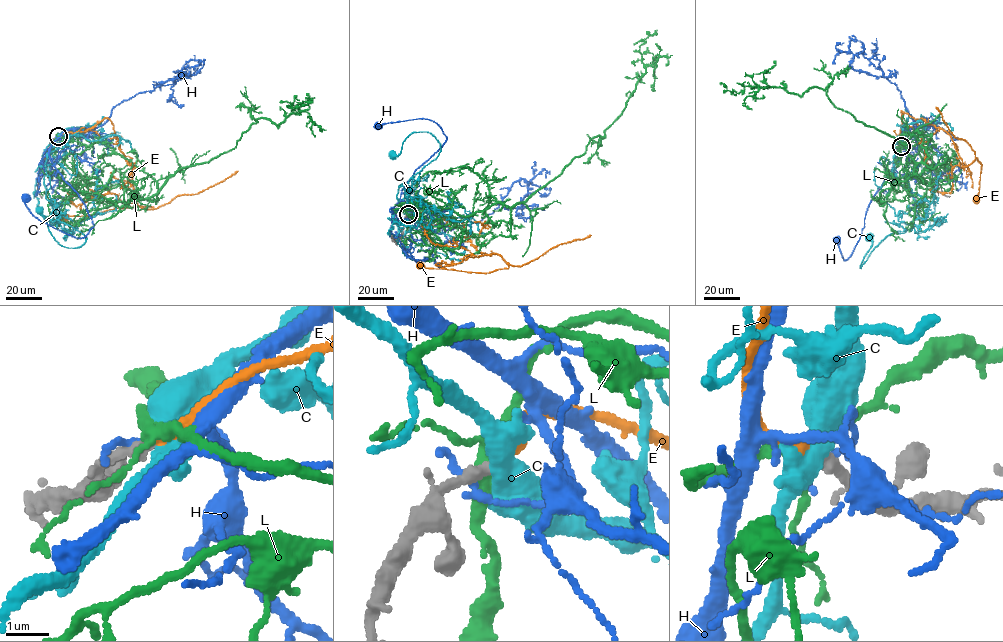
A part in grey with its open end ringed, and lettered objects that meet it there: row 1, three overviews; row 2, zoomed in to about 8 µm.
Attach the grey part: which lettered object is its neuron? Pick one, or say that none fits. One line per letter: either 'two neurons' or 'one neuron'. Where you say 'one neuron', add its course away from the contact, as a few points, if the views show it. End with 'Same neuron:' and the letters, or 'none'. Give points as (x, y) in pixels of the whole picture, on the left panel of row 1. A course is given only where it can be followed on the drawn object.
C: two neurons
E: one neuron | via (57, 136), (86, 131), (109, 118), (131, 165), (136, 203), (153, 207), (64, 218)
H: two neurons
L: two neurons
Same neuron: E

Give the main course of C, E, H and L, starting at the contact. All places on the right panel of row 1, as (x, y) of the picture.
C: (901, 146), (886, 197), (895, 215), (904, 212), (898, 220), (908, 226), (886, 237), (860, 268), (869, 238)
E: (900, 146), (897, 137), (902, 128), (901, 110), (947, 132), (962, 166), (977, 158), (981, 164), (977, 199)
H: (901, 147), (898, 148), (891, 170), (869, 203), (862, 234), (846, 260), (842, 257), (837, 240)
L: (901, 146), (930, 135), (916, 163), (826, 88), (720, 83)

